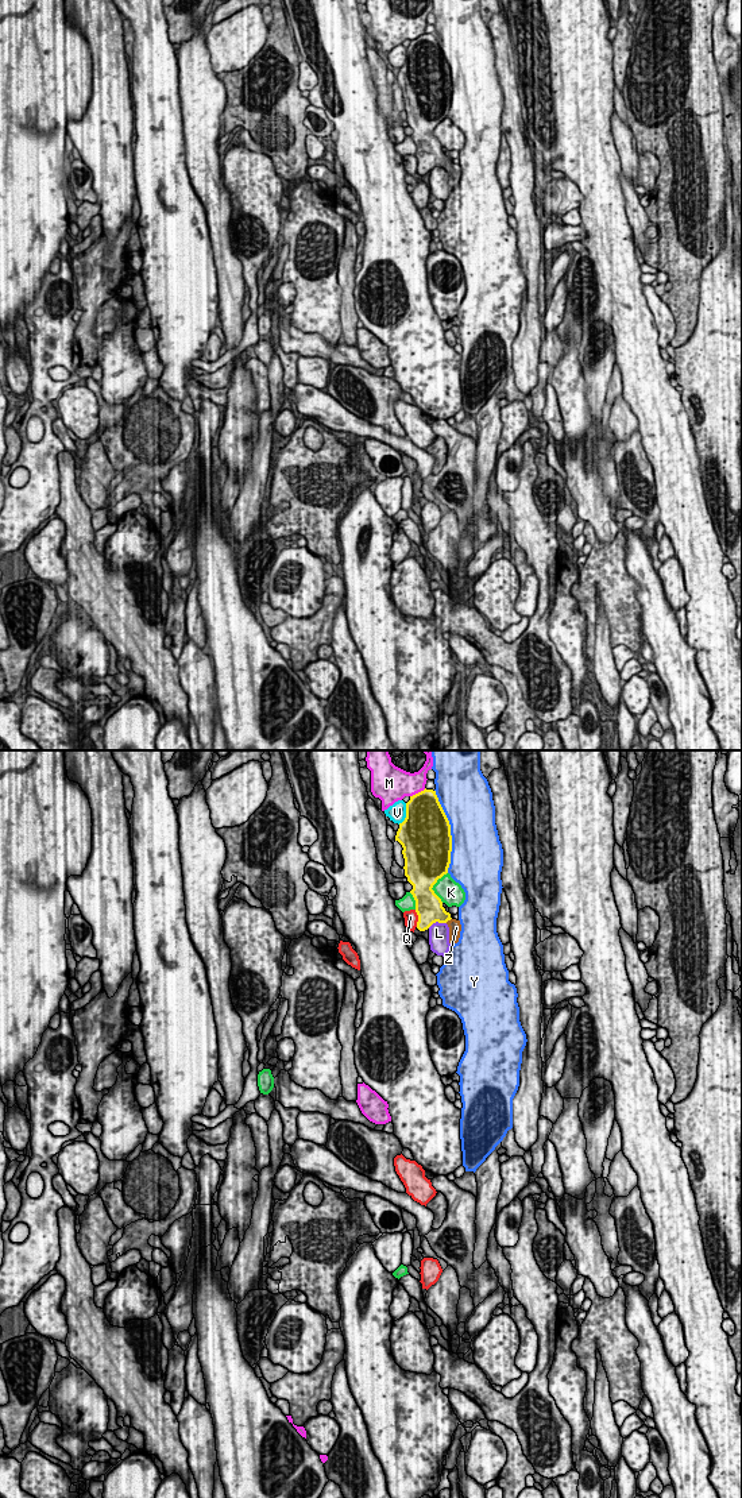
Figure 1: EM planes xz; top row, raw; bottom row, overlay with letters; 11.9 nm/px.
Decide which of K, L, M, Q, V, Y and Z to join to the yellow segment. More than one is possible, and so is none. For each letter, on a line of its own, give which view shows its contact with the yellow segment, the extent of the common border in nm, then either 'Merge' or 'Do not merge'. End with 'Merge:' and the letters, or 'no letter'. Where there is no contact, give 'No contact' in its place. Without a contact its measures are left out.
K: Touches yellow in xz. Shared border 380 nm. Do not merge
L: Touches yellow in xz. Shared border 240 nm. Do not merge
M: Touches yellow in xz. Shared border 220 nm. Do not merge
Q: Touches yellow in xz. Shared border 220 nm. Do not merge
V: Touches yellow in xz. Shared border 280 nm. Do not merge
Y: Touches yellow in xz. Shared border 1000 nm. Do not merge
Z: Touches yellow in xz. Shared border 100 nm. Merge
Merge: Z

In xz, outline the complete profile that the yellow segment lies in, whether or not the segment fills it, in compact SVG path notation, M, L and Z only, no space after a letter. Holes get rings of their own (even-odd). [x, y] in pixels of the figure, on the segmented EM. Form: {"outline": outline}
{"outline": "M424 789L406 803L406 818L395 835L403 850L405 876L413 885L417 928L428 930L433 923L447 923L449 943L459 942L461 924L452 919L441 899L432 889L448 873L452 852L449 821L438 802L436 791Z"}

